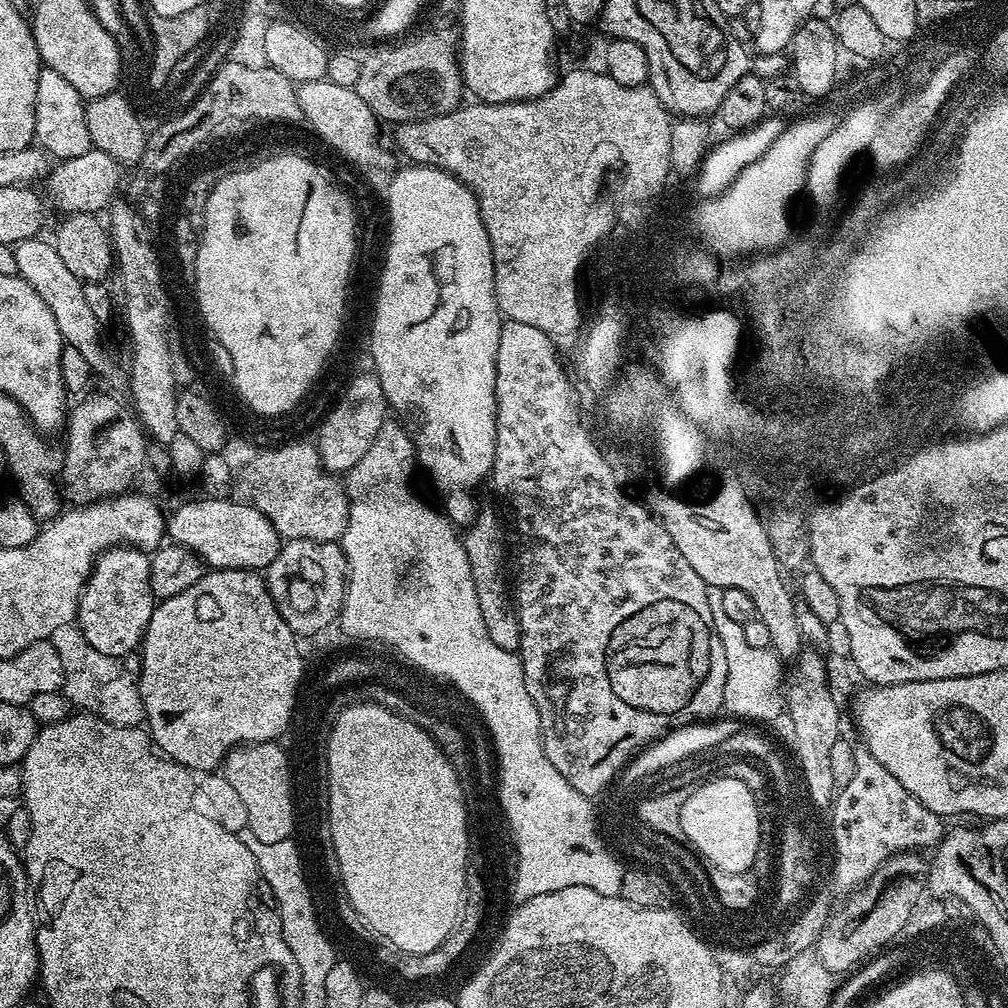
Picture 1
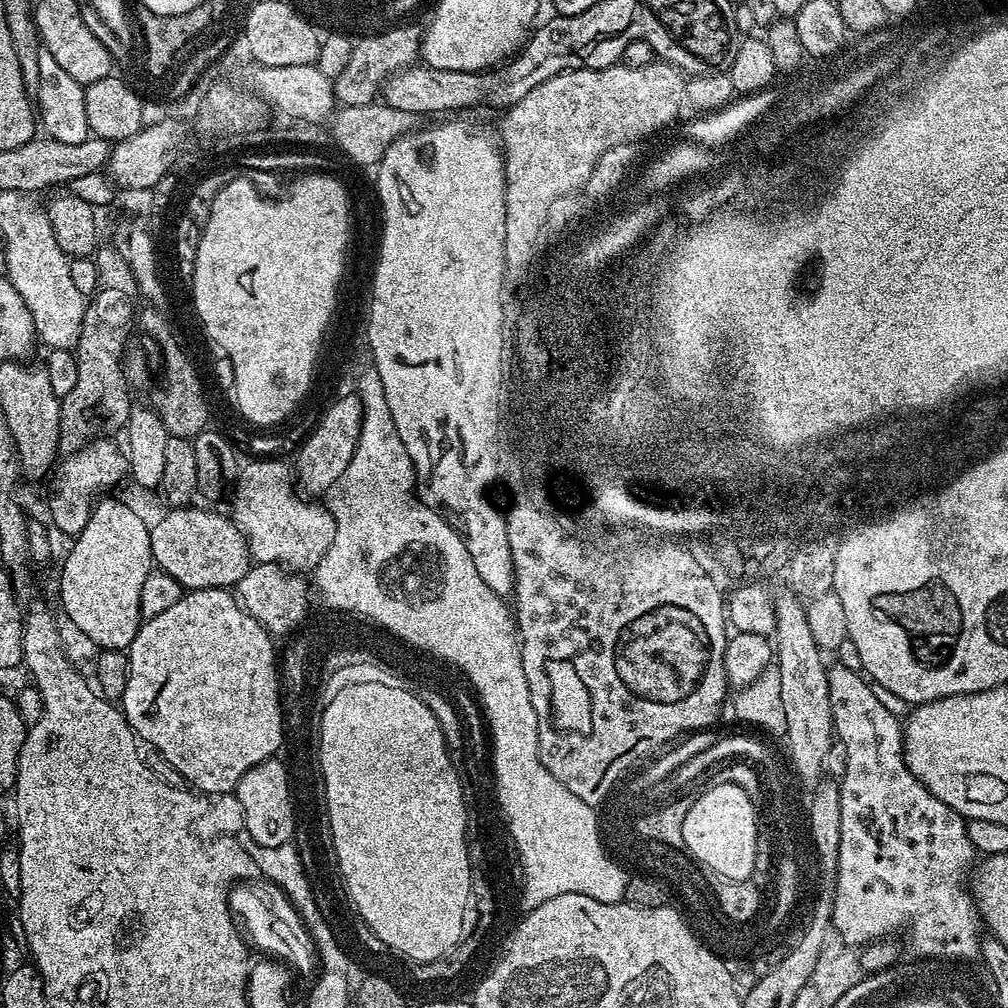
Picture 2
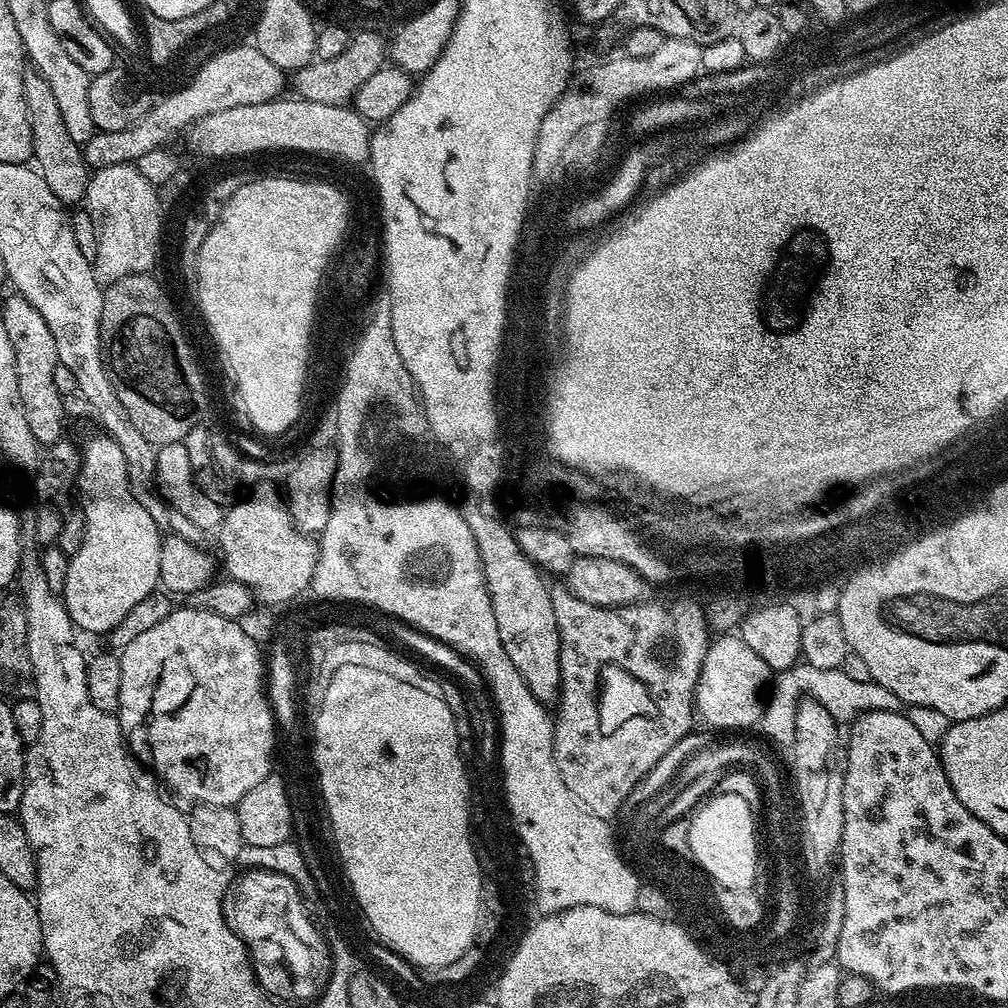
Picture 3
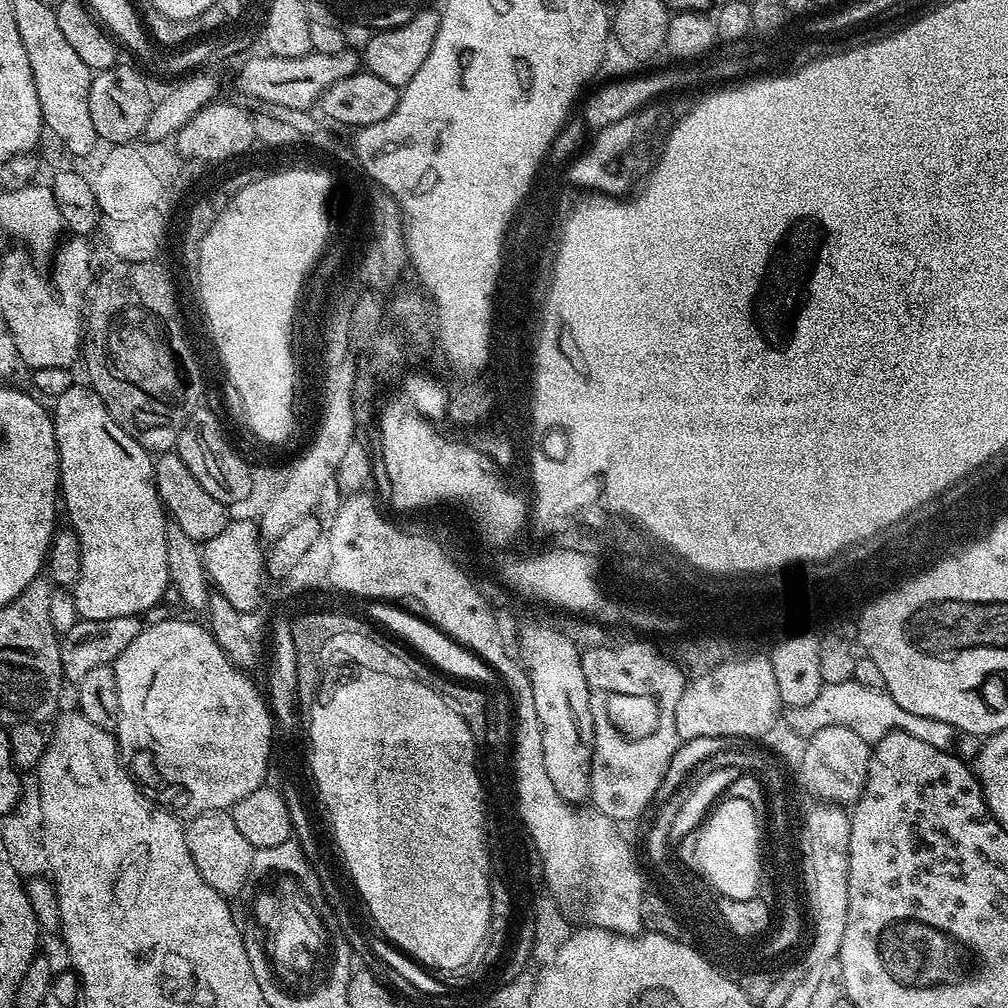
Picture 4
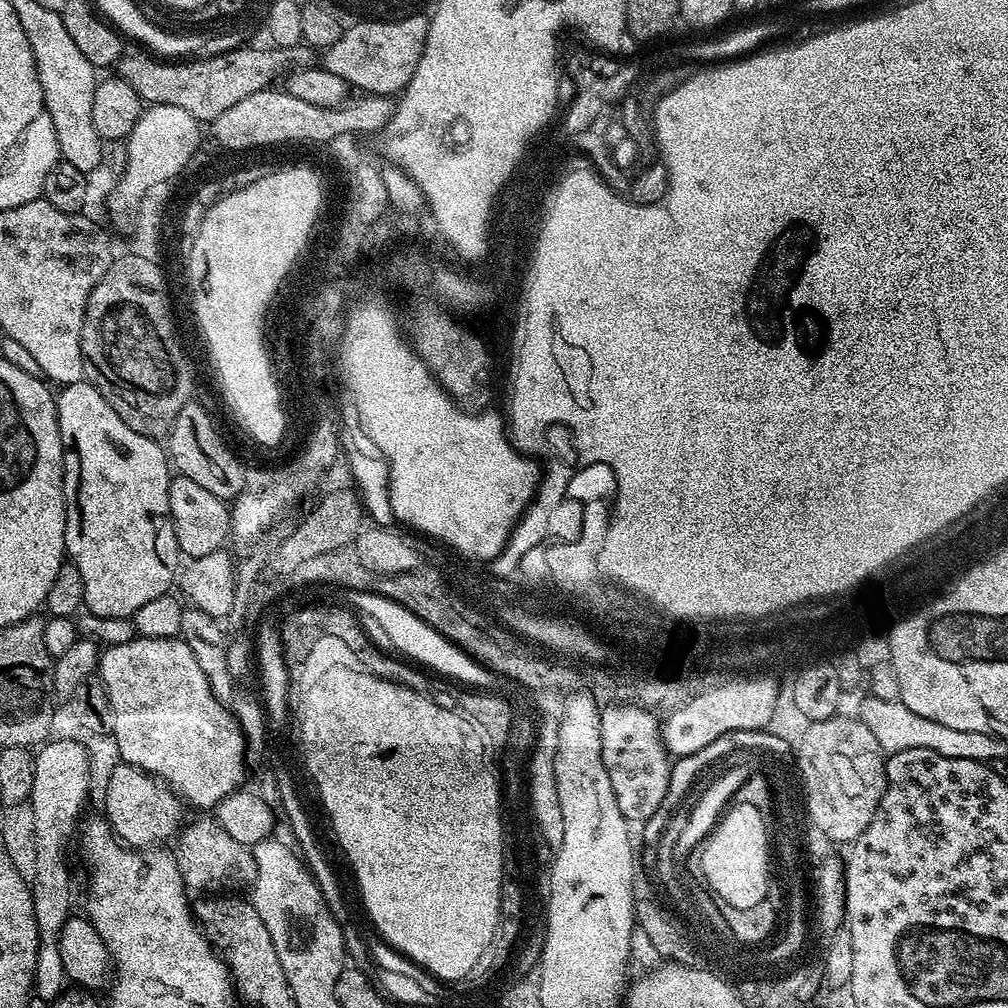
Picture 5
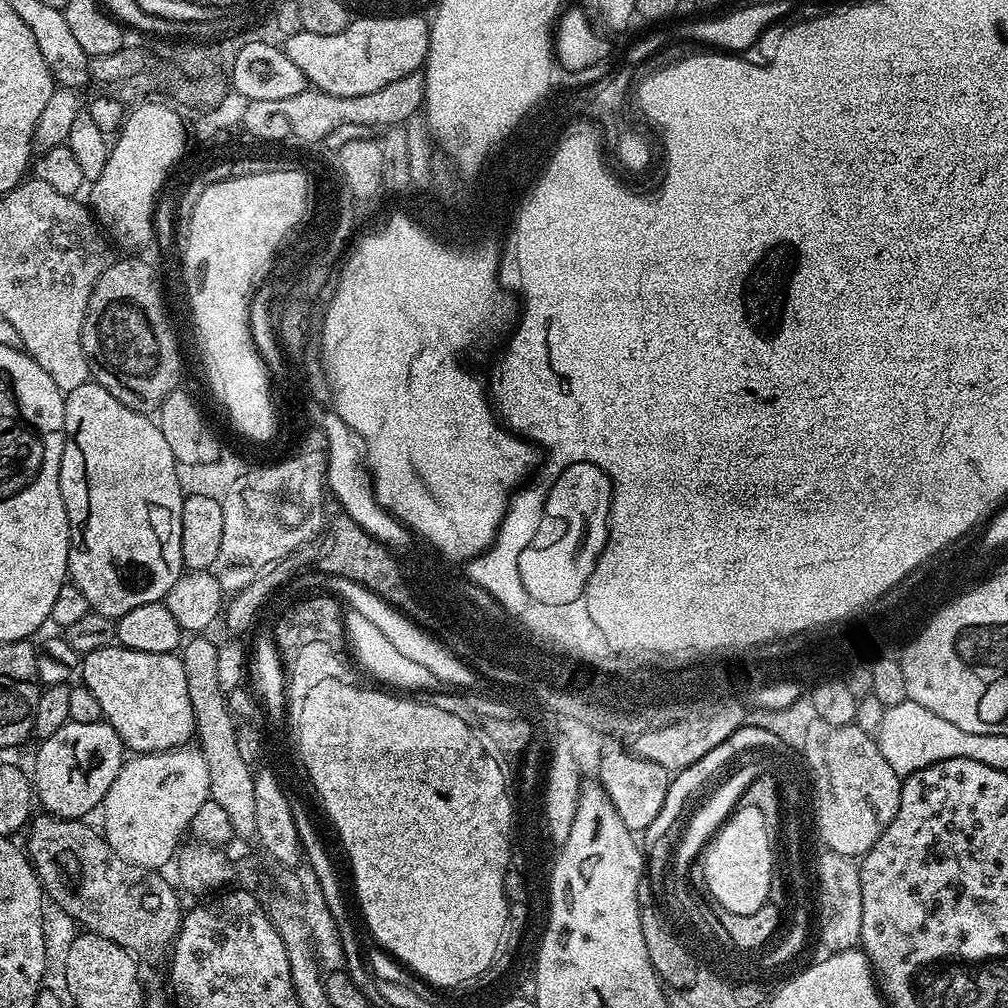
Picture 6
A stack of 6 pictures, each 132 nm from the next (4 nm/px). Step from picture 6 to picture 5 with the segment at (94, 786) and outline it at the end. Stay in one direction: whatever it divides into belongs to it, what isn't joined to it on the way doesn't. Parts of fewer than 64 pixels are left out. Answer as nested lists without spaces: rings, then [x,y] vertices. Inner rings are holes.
[[[52,738],[35,753],[34,759],[36,769],[34,770],[34,786],[30,797],[30,805],[32,804],[30,815],[34,824],[37,872],[30,881],[30,887],[32,889],[32,901],[34,902],[34,918],[38,922],[40,949],[38,950],[36,965],[32,971],[32,987],[39,999],[51,1002],[66,988],[59,938],[62,926],[69,916],[73,915],[74,908],[72,908],[72,872],[68,869],[67,862],[64,861],[64,847],[67,846],[68,839],[71,836],[73,839],[74,833],[77,831],[78,820],[76,824],[76,815],[79,814],[80,807],[84,804],[84,795],[88,792],[88,752],[76,740],[55,740],[55,738]]]

